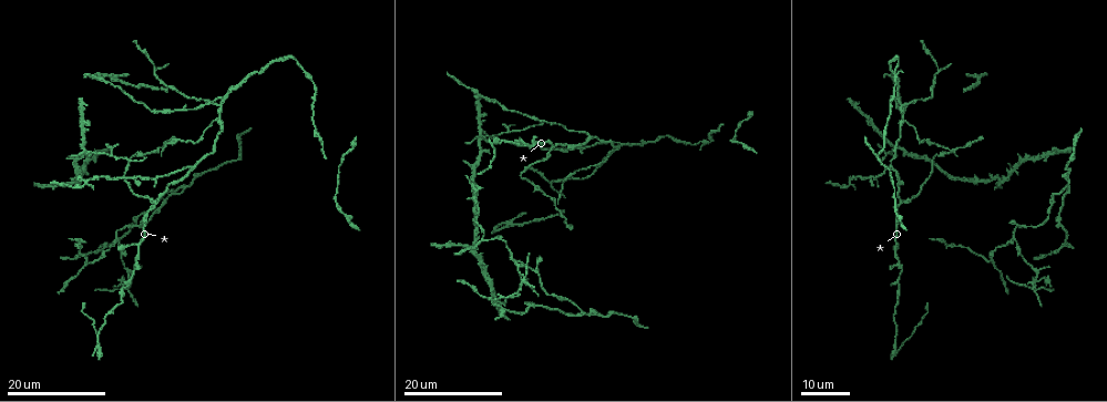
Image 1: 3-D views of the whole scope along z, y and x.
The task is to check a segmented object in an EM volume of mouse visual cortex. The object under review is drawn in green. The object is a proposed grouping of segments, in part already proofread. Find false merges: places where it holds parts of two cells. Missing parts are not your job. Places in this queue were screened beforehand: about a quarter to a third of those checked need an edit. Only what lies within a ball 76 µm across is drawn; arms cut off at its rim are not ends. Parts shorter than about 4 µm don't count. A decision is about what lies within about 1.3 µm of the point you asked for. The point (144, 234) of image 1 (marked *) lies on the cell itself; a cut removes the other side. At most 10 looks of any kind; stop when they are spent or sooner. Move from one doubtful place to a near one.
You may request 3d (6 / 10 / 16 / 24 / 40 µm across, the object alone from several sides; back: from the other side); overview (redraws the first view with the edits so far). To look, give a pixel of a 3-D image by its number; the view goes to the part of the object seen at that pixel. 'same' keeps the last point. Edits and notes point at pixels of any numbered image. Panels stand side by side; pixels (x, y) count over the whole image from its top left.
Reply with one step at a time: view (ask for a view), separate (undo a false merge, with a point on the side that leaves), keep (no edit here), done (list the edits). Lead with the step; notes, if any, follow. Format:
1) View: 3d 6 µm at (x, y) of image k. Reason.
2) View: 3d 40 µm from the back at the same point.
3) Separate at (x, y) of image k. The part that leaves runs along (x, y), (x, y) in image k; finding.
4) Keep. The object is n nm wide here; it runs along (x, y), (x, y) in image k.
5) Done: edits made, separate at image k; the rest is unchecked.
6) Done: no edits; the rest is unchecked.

View: 3d 24 µm at (484, 137) of image 1. Calibre changes.

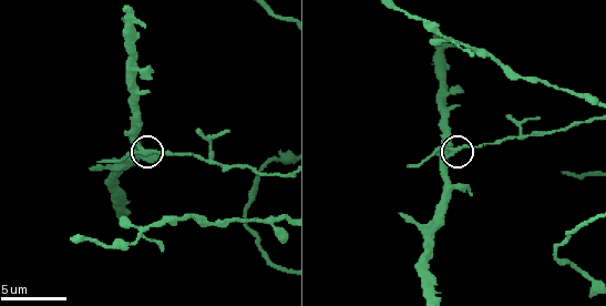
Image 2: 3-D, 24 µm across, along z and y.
View: 3d 10 µm at (453, 152) of image 2. Zoom in.

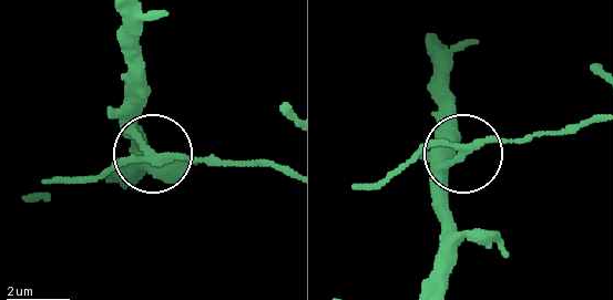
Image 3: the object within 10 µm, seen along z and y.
Keep. 3 arms meet here; one cell here.

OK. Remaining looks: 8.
View: 3d 24 µm at (613, 150) of image 1. Small branch off a trunk.

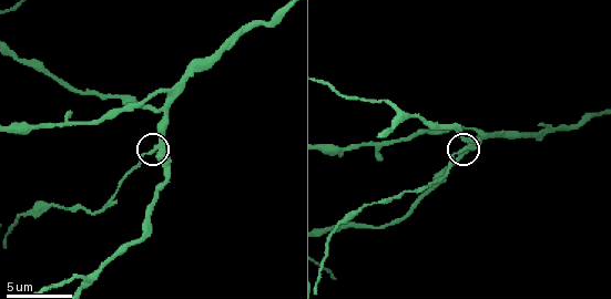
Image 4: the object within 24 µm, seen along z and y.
View: 3d 10 µm at (153, 150) of image 4.

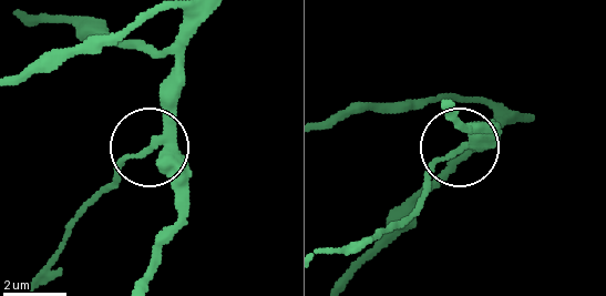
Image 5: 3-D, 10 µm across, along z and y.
View: 3d 10 µm from the back at (147, 151) of image 5.

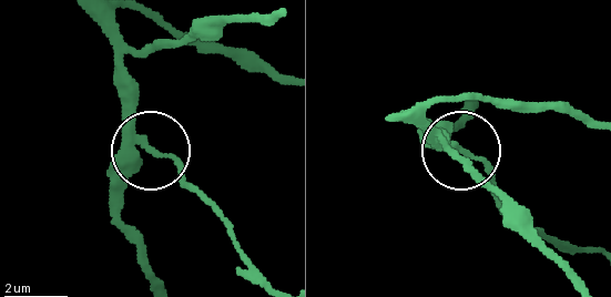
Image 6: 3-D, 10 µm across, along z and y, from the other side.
Separate at (174, 159) of image 6. The part that leaves runs along (142, 137), (174, 164), (267, 280) in image 6; a second cell is stuck on.

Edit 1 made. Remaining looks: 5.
View: 3d 10 µm at (168, 92) of image 4. A fork.

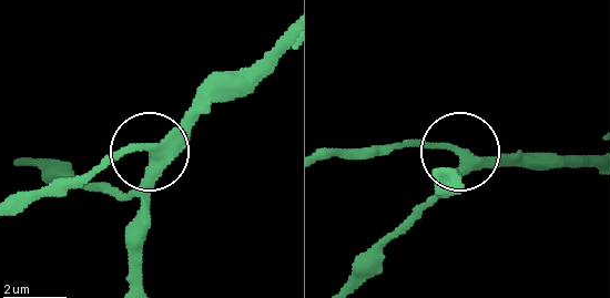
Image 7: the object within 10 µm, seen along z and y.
Keep. Continuous, no second cell.

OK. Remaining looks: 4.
View: 3d 24 µm at (118, 237) of image 1. Two arms in line, one across.

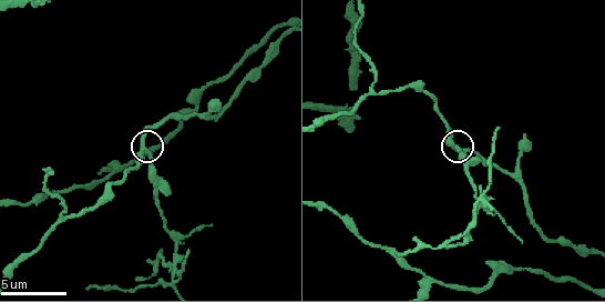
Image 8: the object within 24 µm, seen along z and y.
View: 3d 6 µm at (145, 146) of image 8.

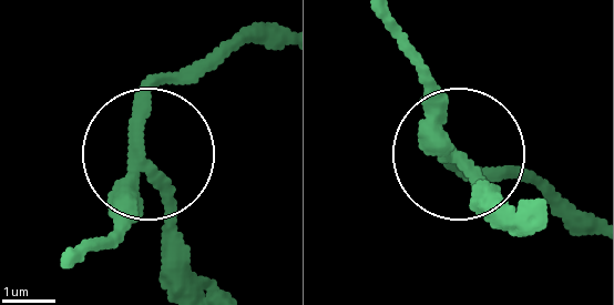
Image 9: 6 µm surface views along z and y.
Separate at (169, 221) of image 9. The side arm is 22 µm long; 3 arms meet here; two cells meet here.

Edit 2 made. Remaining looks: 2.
View: 3d 24 µm at (582, 314) of image 1. Branch point.

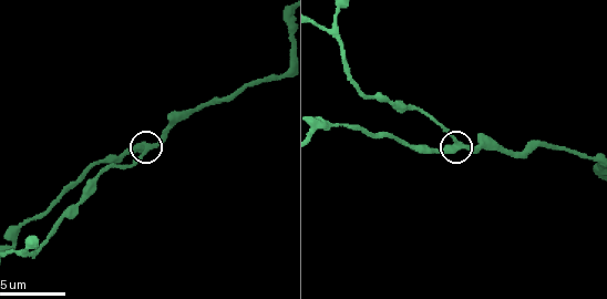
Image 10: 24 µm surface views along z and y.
View: 3d 6 µm at (150, 145) of image 10.

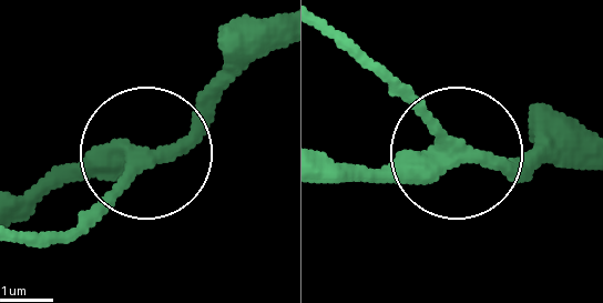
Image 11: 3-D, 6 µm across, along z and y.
Keep. The object is 330 nm wide here; continuous, no second cell.

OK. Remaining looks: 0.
Done: edits made, separate at image 6, separate at image 9; the rest is unchecked.

